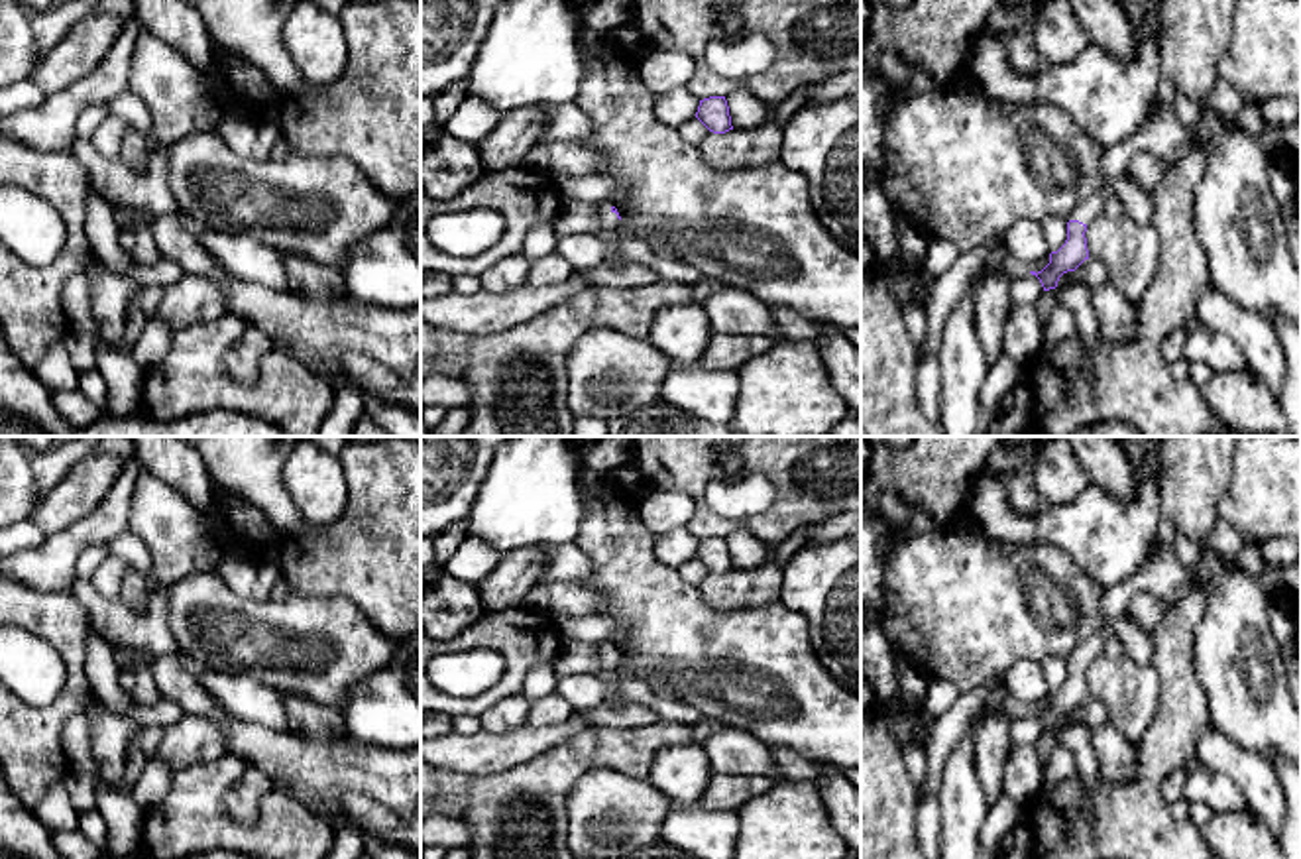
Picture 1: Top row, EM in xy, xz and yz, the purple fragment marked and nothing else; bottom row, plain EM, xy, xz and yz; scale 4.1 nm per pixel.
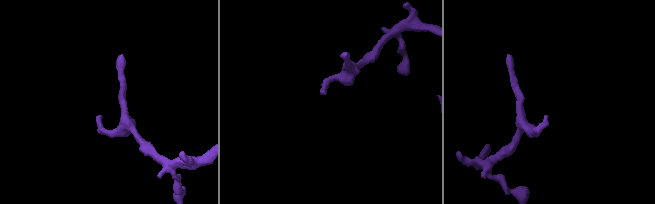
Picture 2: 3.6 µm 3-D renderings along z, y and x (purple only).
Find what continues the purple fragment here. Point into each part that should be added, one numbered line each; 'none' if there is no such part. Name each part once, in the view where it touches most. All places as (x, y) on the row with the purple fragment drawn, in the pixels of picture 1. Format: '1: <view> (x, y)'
1: yz (1162, 134)

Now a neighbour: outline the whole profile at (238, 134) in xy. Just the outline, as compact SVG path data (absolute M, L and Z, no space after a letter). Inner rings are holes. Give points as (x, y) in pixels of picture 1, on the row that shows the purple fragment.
M228 114L218 126L216 134L238 155L252 157L257 138L257 126Z

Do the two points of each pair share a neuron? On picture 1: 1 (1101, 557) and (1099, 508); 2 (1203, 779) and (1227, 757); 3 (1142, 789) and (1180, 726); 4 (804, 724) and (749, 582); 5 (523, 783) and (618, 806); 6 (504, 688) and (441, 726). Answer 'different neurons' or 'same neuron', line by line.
1: same neuron
2: different neurons
3: same neuron
4: different neurons
5: different neurons
6: different neurons

